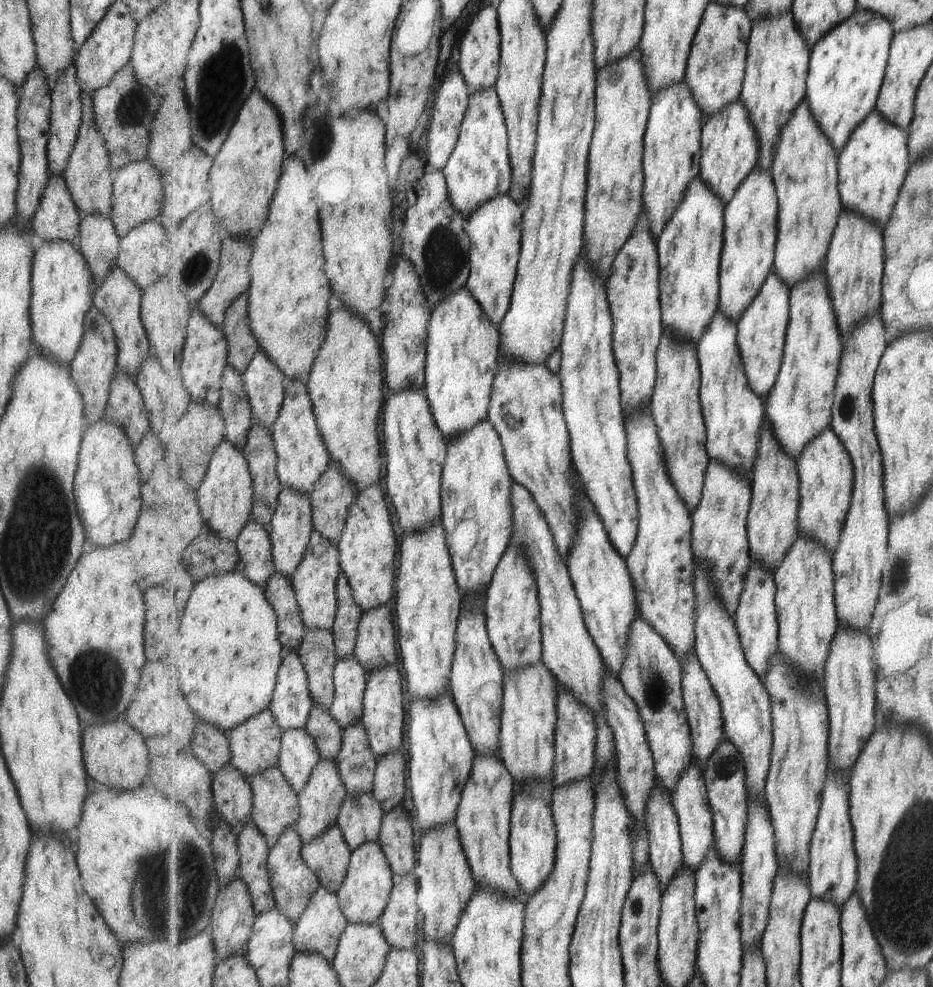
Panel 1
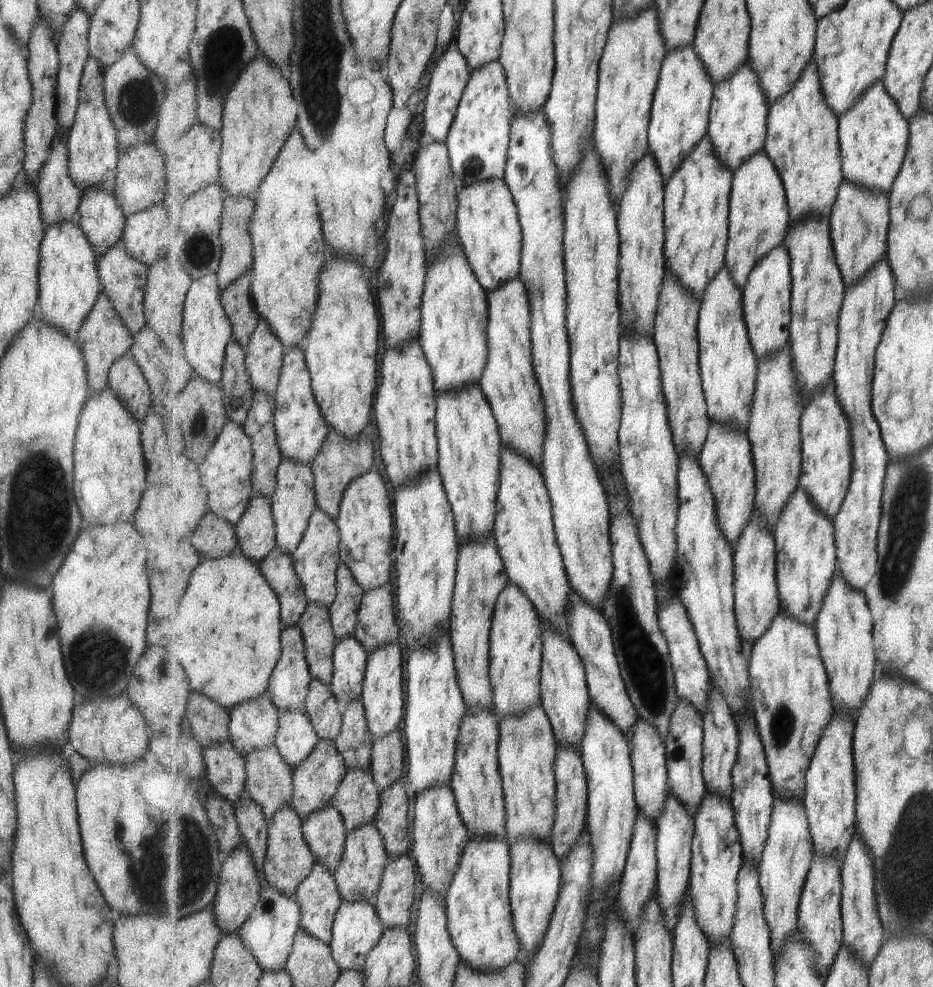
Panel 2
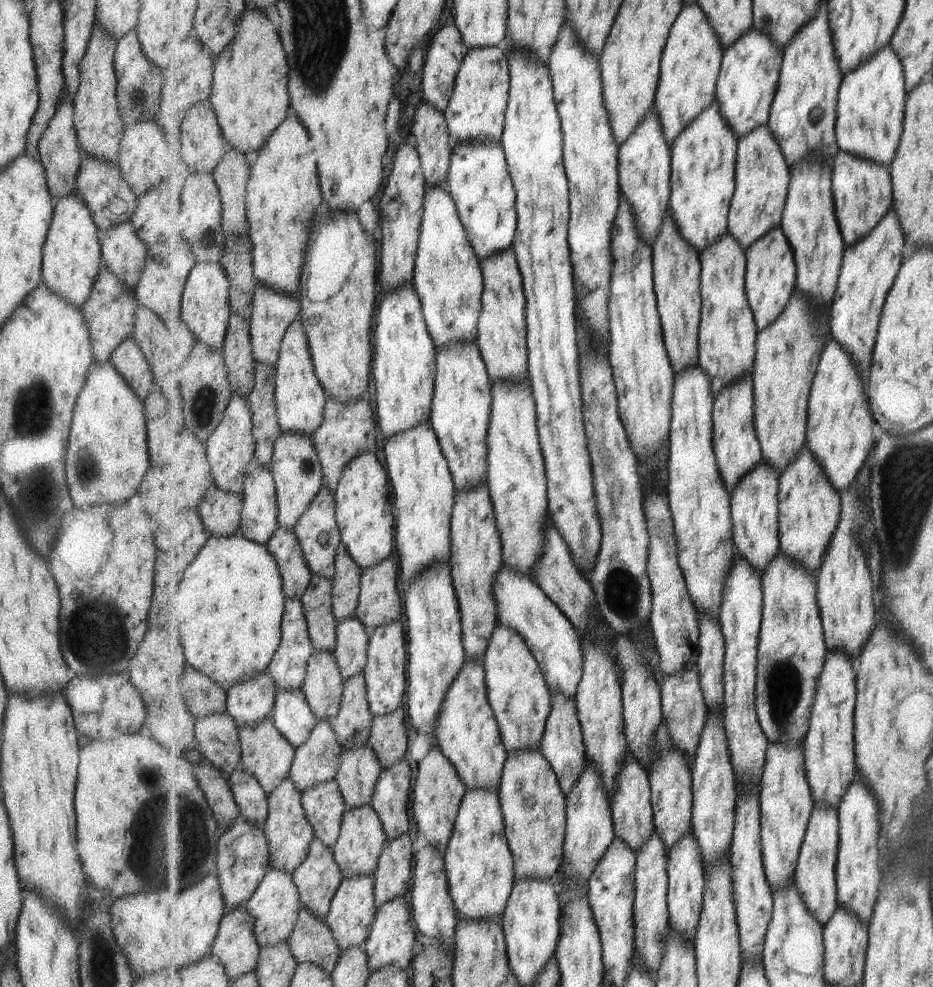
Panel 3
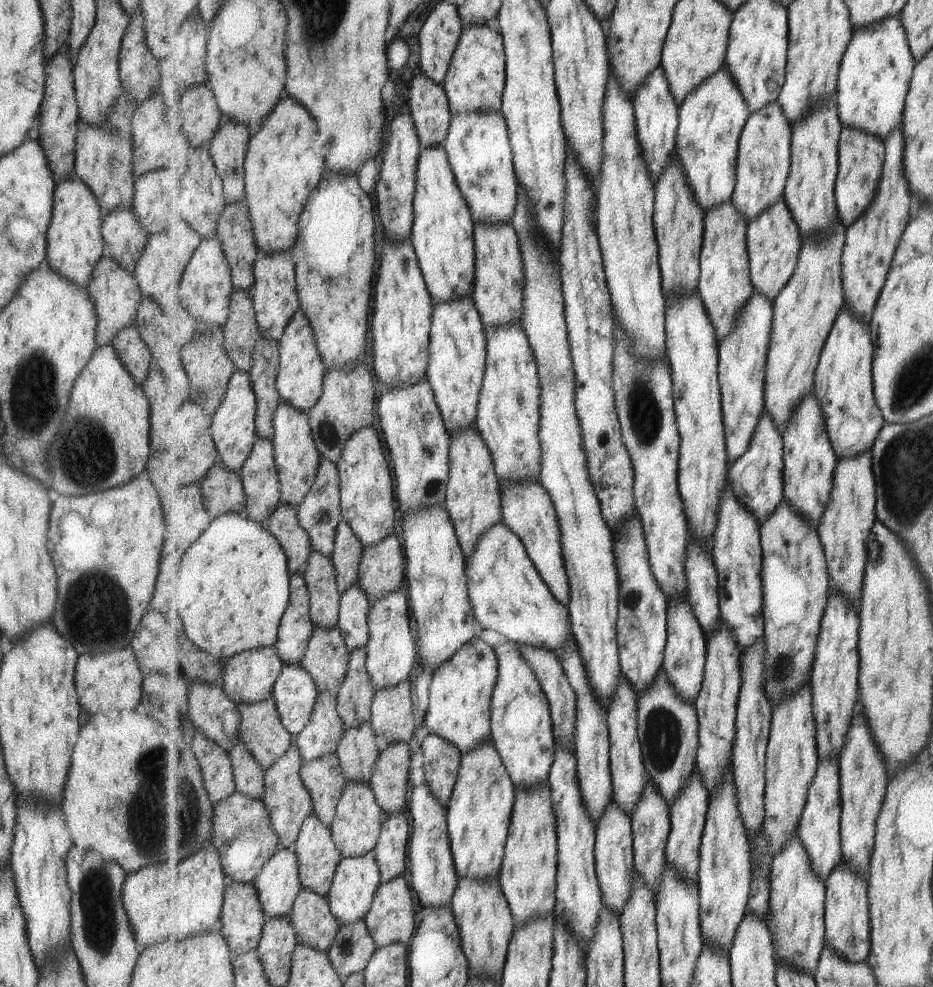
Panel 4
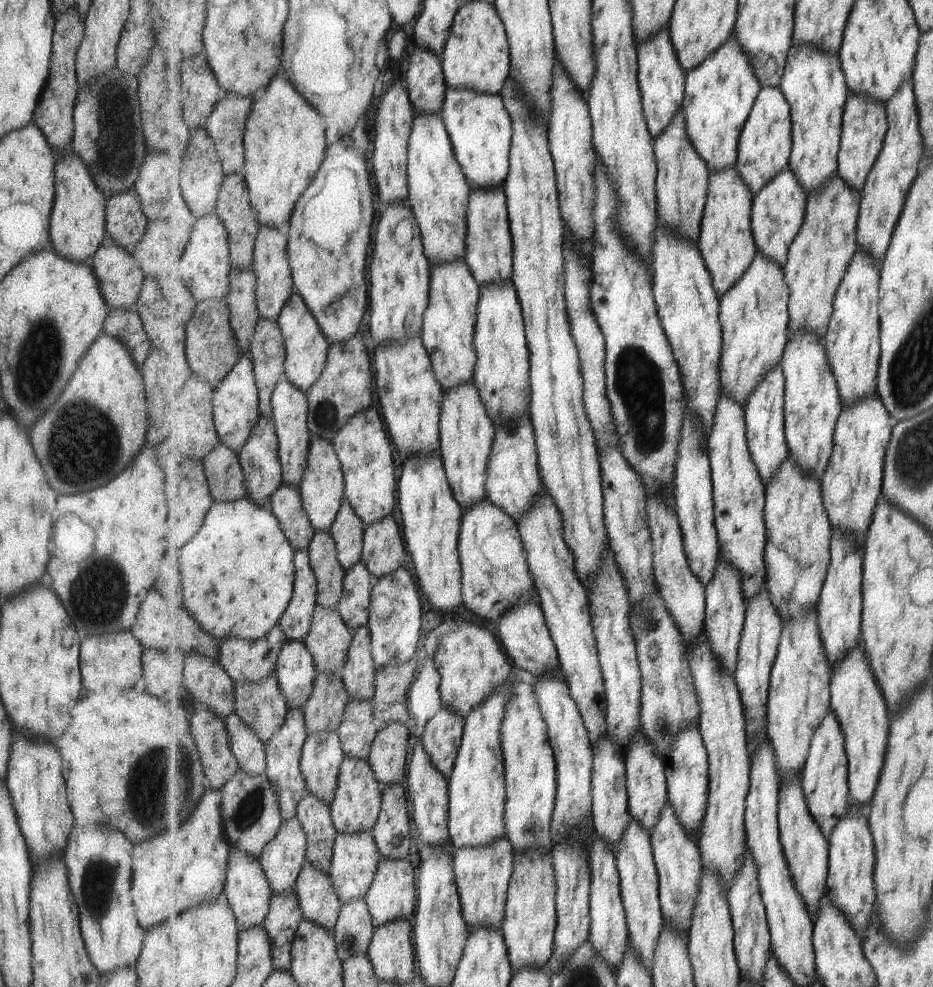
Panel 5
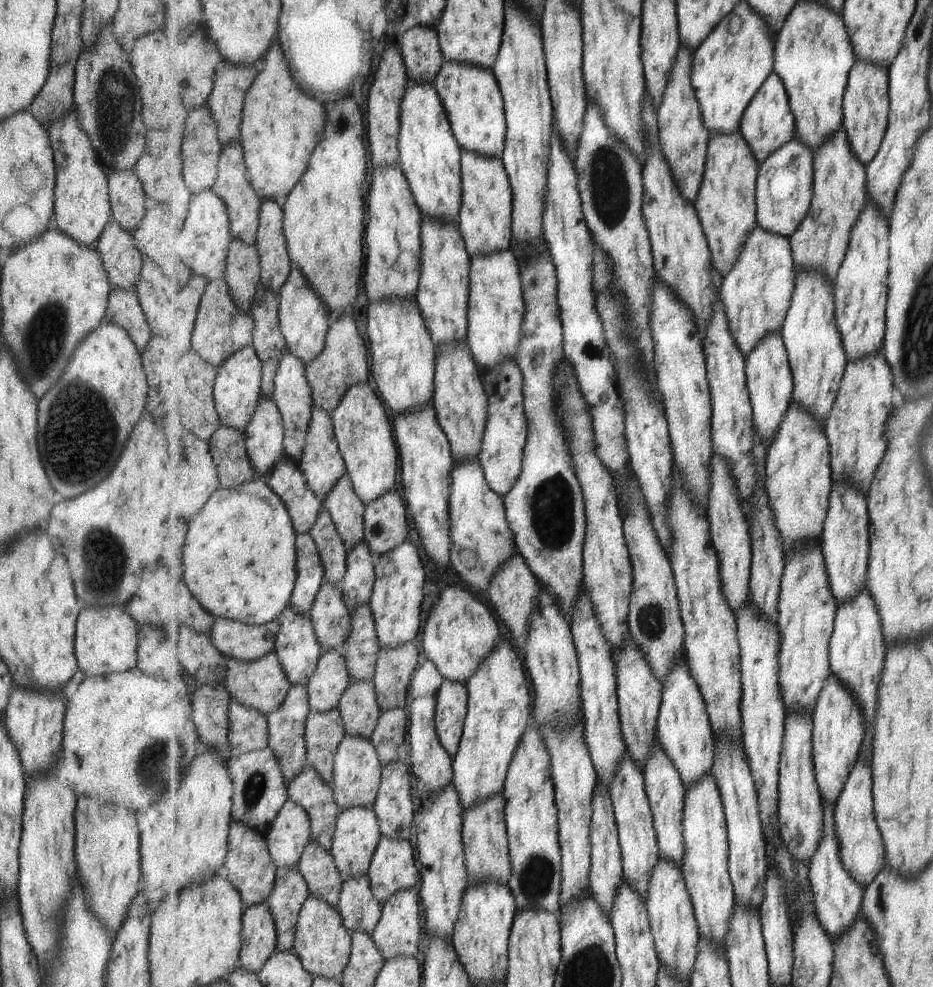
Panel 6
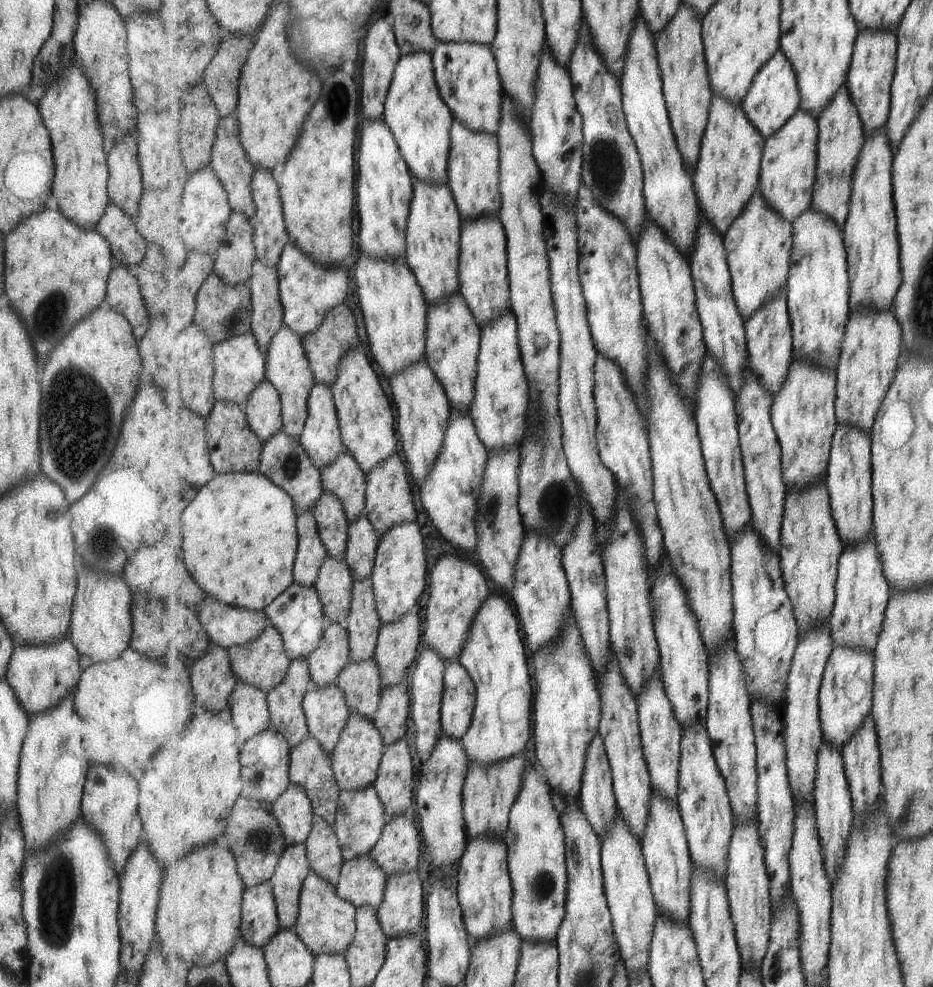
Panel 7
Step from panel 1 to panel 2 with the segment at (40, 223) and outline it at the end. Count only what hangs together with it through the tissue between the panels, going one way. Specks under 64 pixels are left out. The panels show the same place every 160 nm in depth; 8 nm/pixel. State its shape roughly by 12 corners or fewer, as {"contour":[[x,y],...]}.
{"contour":[[57,130],[34,185],[46,227],[73,221],[82,192]]}

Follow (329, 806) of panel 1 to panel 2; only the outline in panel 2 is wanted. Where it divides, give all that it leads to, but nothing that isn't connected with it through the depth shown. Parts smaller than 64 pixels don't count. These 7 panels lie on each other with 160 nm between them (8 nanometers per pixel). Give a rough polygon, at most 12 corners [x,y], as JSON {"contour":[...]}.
{"contour":[[320,739],[294,770],[299,816],[334,802],[348,773],[333,741]]}

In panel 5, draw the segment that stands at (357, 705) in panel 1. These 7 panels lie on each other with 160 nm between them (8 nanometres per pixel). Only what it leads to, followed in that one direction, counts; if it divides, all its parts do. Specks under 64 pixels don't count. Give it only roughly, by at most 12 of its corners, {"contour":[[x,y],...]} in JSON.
{"contour":[[346,573],[337,609],[353,632],[369,624],[374,576]]}

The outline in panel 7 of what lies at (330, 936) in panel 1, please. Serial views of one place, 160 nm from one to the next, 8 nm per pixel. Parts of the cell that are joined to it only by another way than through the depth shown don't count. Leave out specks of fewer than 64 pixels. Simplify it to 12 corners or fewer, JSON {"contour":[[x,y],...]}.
{"contour":[[309,736],[292,750],[290,784],[333,827],[340,788],[332,757]]}

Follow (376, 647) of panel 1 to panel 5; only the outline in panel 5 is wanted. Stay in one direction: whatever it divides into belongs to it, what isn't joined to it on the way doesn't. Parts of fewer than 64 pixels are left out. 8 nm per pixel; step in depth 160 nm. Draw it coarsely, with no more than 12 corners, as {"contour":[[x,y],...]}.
{"contour":[[393,518],[364,534],[362,563],[375,580],[404,566]]}

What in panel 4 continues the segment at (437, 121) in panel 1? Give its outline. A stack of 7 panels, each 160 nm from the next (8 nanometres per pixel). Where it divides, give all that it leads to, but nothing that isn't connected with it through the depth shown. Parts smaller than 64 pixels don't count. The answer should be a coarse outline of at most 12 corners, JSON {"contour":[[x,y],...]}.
{"contour":[[441,1],[418,36],[418,71],[439,86],[454,60],[464,20]]}

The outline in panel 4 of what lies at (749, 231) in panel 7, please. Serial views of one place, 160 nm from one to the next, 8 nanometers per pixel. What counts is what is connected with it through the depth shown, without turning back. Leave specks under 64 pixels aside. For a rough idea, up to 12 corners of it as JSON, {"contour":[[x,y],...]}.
{"contour":[[755,290],[719,344],[729,465],[766,410],[774,302]]}

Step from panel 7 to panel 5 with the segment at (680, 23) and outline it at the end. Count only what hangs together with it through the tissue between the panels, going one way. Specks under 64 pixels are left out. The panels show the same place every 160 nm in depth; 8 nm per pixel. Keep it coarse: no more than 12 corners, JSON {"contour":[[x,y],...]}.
{"contour":[[681,110],[655,139],[658,216],[697,243],[710,168]]}

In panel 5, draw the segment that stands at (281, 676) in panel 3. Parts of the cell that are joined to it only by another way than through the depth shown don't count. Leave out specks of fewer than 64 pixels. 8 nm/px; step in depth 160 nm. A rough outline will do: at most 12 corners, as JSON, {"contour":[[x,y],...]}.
{"contour":[[309,550],[294,554],[294,597],[278,624],[289,641],[310,633],[318,580]]}

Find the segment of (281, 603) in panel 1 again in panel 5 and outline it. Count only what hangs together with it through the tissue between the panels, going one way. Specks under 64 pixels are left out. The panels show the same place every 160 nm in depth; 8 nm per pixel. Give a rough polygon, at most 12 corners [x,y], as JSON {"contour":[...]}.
{"contour":[[285,483],[271,500],[296,552],[317,530],[300,487]]}

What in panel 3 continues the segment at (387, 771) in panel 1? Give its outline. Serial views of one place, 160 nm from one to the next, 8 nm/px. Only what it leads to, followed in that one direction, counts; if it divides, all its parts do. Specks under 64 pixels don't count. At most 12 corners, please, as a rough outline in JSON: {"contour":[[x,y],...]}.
{"contour":[[402,707],[374,716],[368,744],[383,768],[405,759]]}

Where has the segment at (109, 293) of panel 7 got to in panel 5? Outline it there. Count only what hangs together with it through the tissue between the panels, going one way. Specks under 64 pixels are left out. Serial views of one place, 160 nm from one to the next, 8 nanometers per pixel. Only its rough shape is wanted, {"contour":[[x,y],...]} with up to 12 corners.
{"contour":[[132,308],[109,310],[103,332],[128,350],[137,368],[151,342]]}

